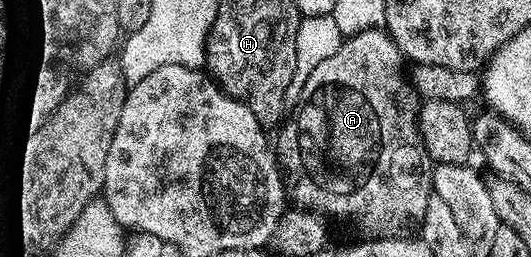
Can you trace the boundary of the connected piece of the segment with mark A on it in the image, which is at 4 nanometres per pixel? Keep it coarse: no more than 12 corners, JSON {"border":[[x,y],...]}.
{"border":[[385,29],[305,75],[276,154],[303,210],[421,227],[434,167]]}

